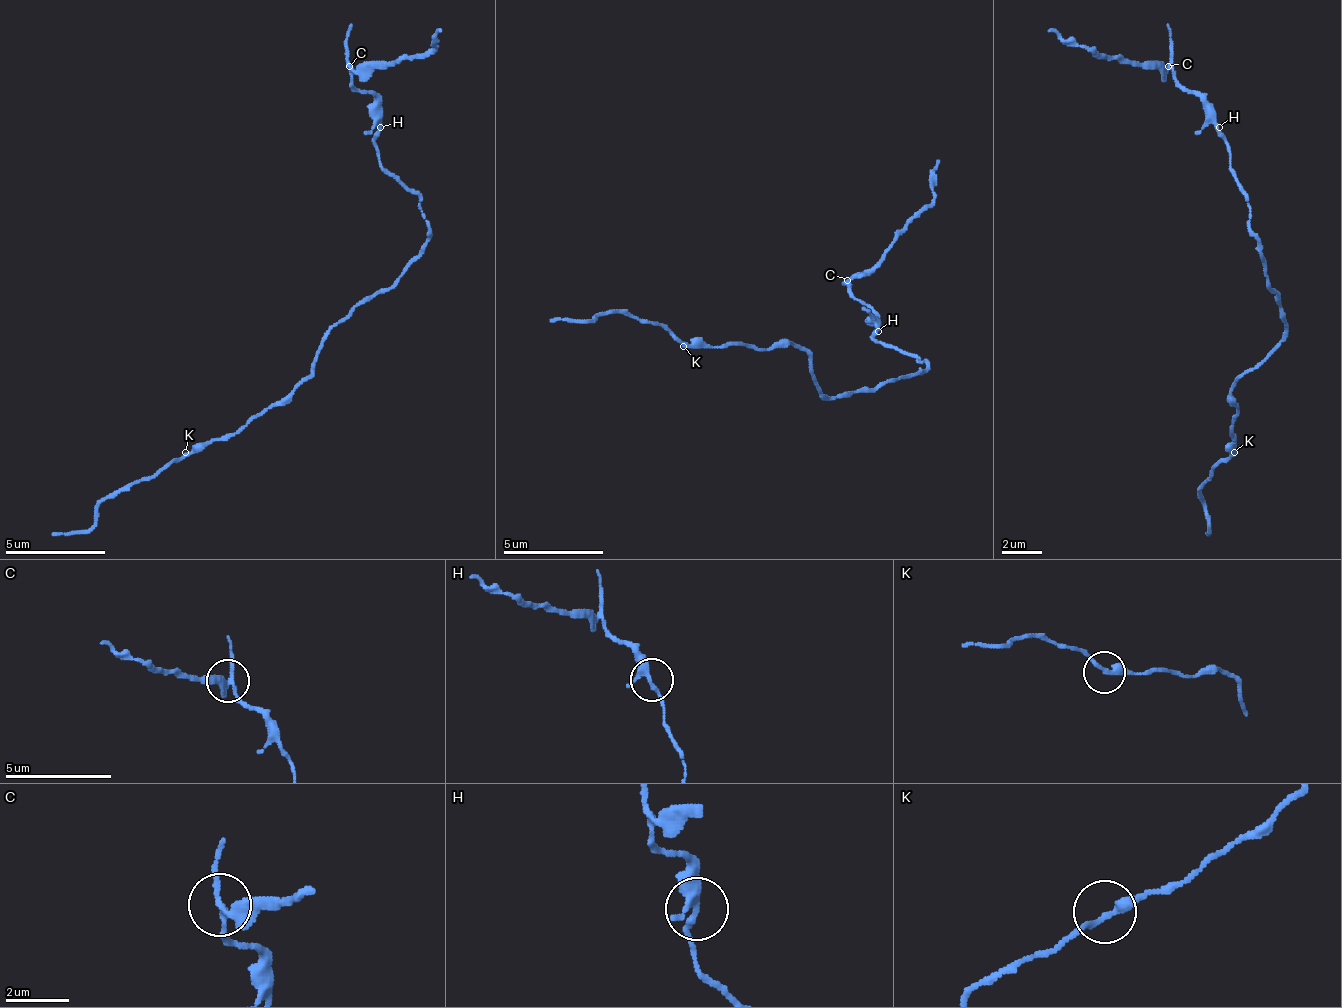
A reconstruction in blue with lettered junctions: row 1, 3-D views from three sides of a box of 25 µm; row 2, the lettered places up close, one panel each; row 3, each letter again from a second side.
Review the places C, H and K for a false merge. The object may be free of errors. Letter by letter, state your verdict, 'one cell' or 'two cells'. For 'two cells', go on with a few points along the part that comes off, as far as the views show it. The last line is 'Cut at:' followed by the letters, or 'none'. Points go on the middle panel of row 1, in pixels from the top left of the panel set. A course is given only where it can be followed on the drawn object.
C: two cells | (848, 281), (923, 211), (938, 161)
H: one cell
K: one cell
Cut at: C

